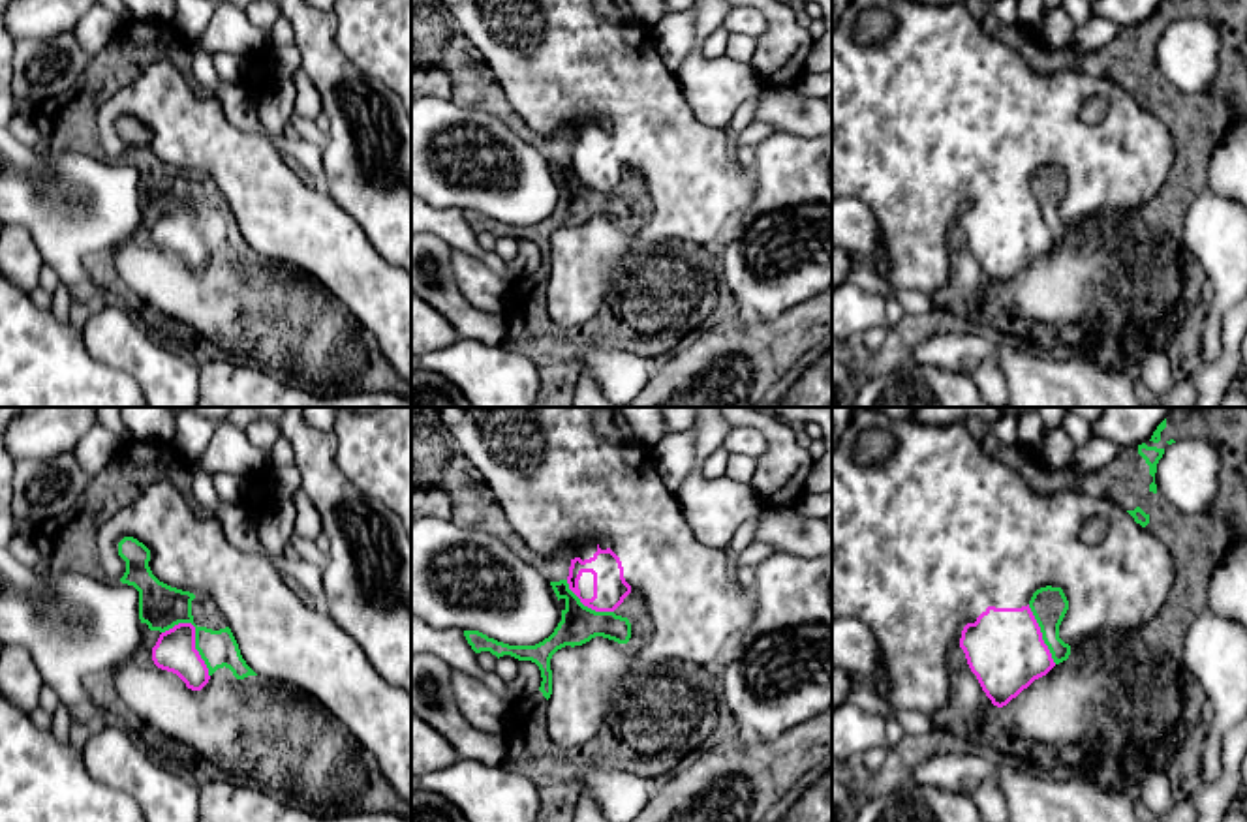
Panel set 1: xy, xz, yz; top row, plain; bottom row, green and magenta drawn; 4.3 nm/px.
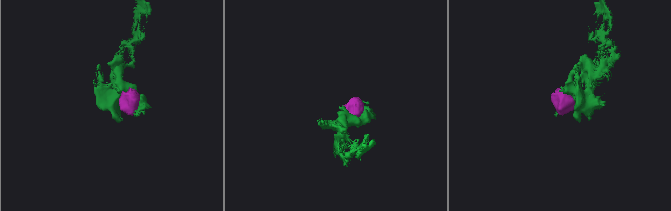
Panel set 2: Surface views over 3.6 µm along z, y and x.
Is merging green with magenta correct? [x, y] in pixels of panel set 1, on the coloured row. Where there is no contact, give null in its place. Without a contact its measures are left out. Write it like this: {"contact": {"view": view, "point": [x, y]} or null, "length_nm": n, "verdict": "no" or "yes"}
{"contact": {"view": "xy", "point": [196, 637]}, "length_nm": 280, "verdict": "no"}

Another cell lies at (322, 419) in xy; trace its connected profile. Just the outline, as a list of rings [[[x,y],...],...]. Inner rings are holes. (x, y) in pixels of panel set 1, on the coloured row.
[[[302,407],[304,422],[317,432],[331,432],[336,419],[336,407]]]

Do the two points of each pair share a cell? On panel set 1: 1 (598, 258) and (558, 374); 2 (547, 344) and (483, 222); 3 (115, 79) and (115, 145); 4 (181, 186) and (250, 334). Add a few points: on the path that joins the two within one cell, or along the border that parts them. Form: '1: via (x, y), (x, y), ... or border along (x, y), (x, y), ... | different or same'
1: border along (547, 291), (558, 327), (586, 323), (601, 304) | different
2: via (536, 304), (545, 246), (523, 231) | same
3: border along (117, 91), (98, 111), (98, 134) | different
4: via (211, 224), (222, 235), (231, 258), (237, 297) | same

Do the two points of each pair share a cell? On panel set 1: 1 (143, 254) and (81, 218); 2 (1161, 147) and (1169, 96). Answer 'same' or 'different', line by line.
1: different
2: different

